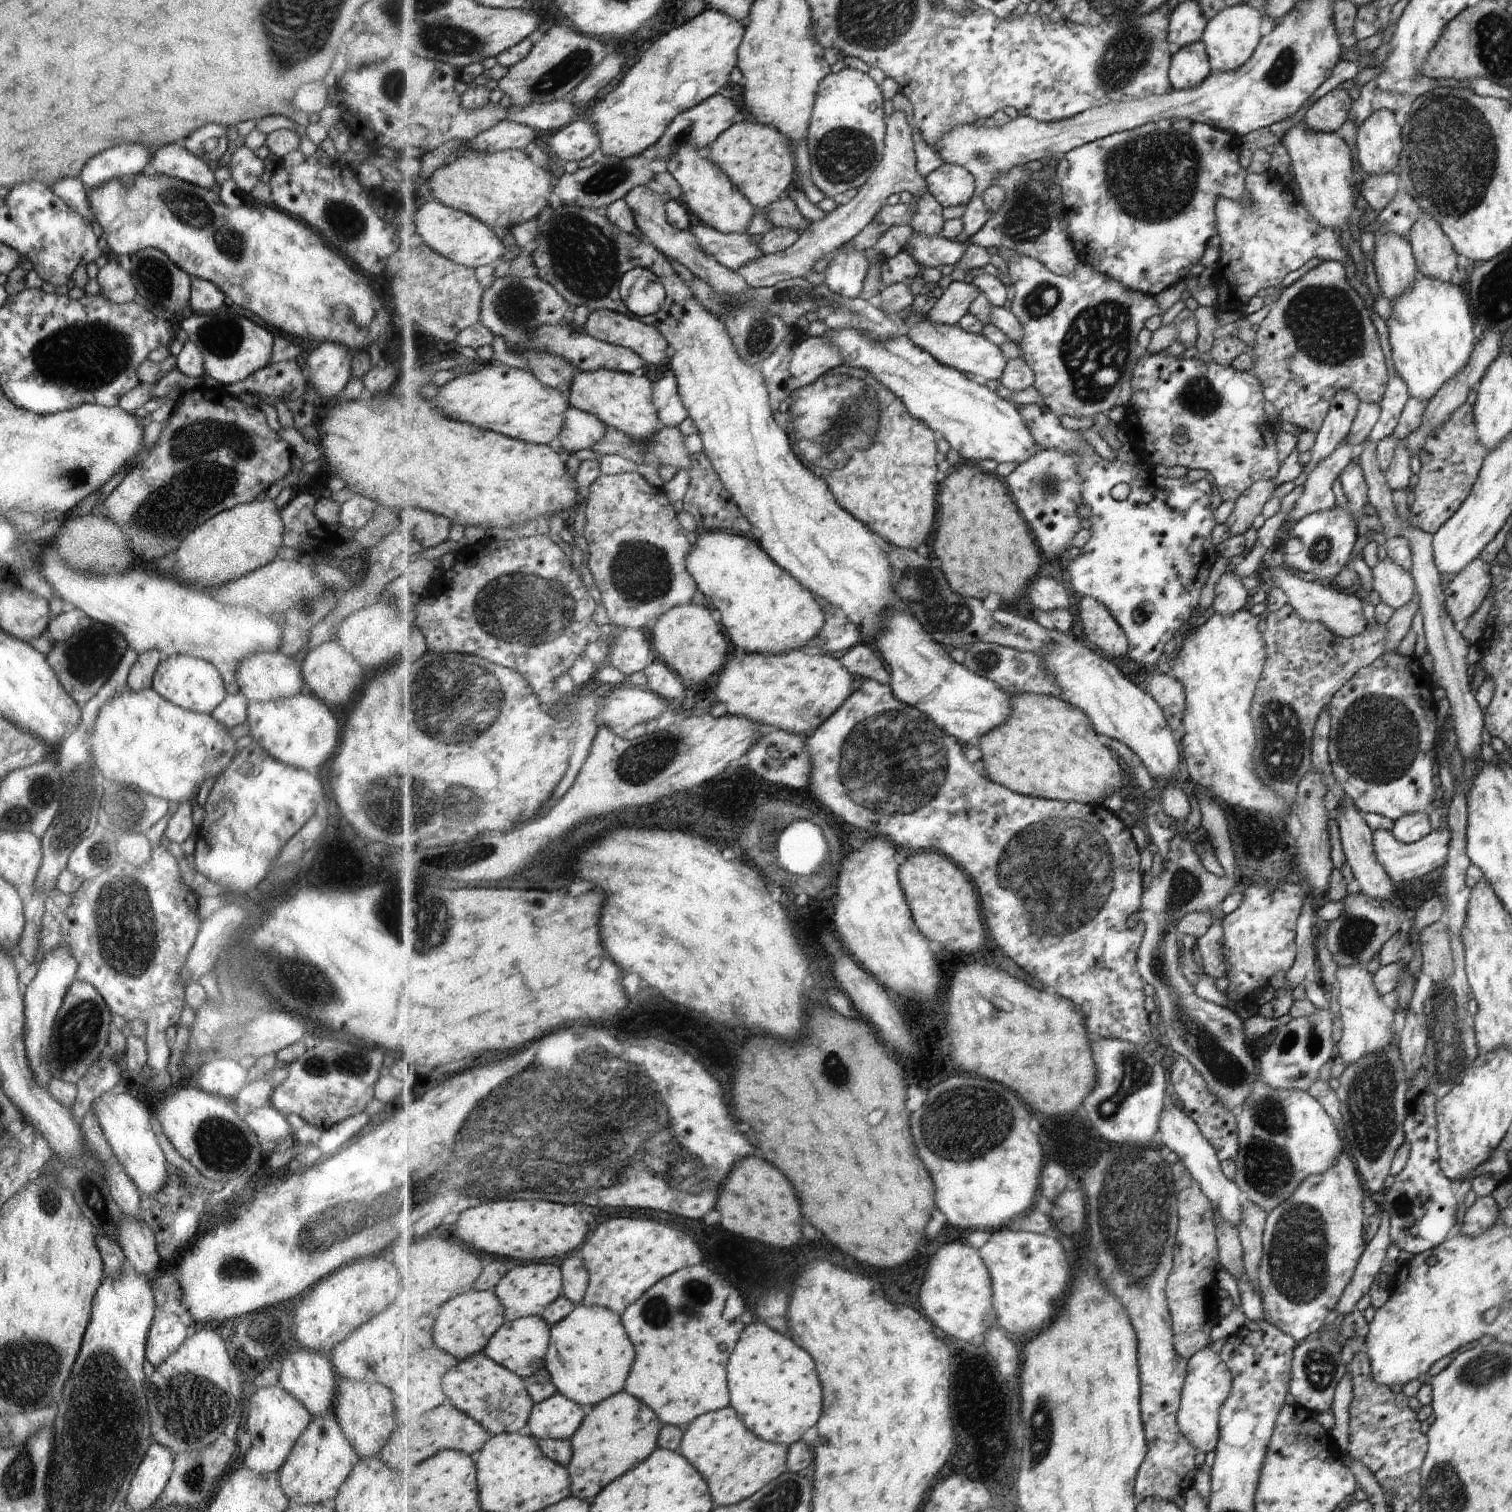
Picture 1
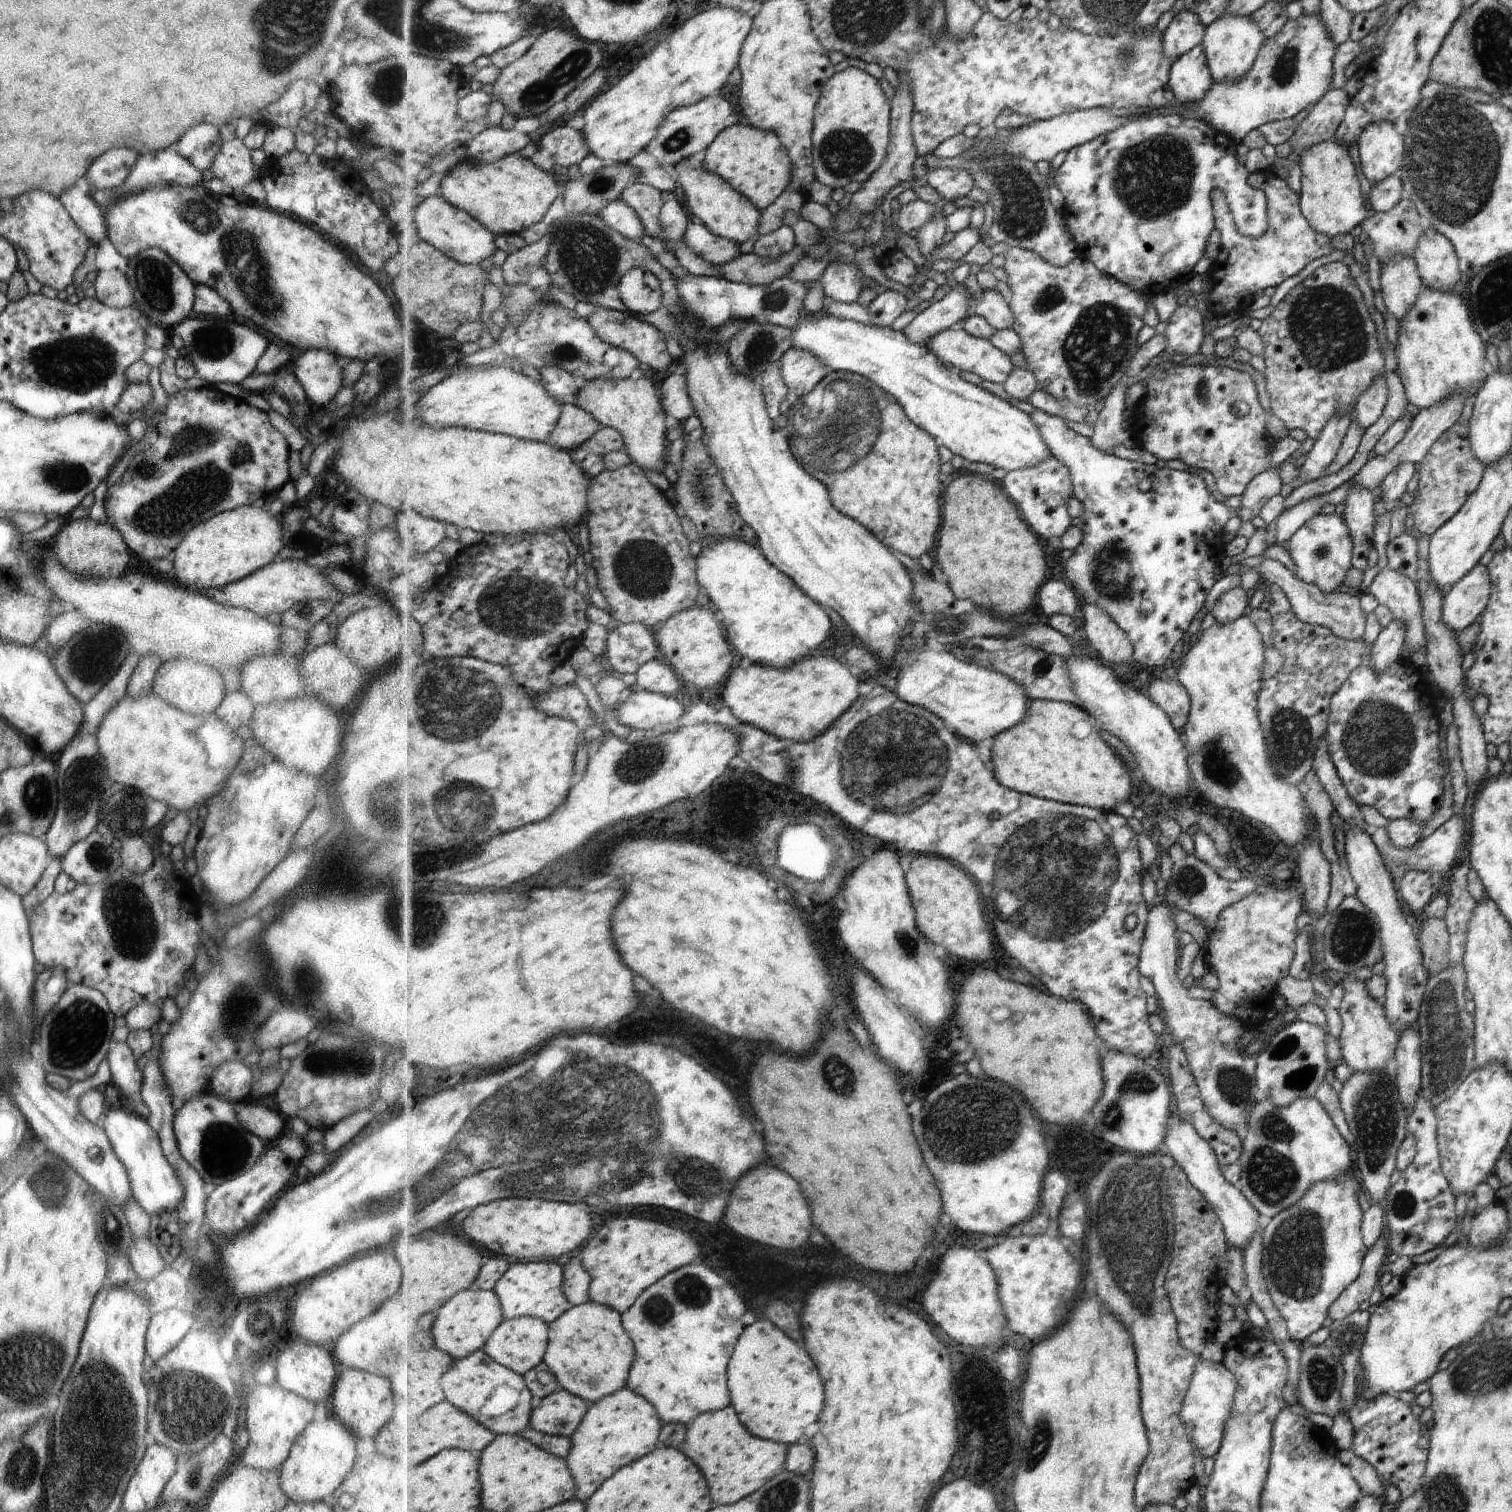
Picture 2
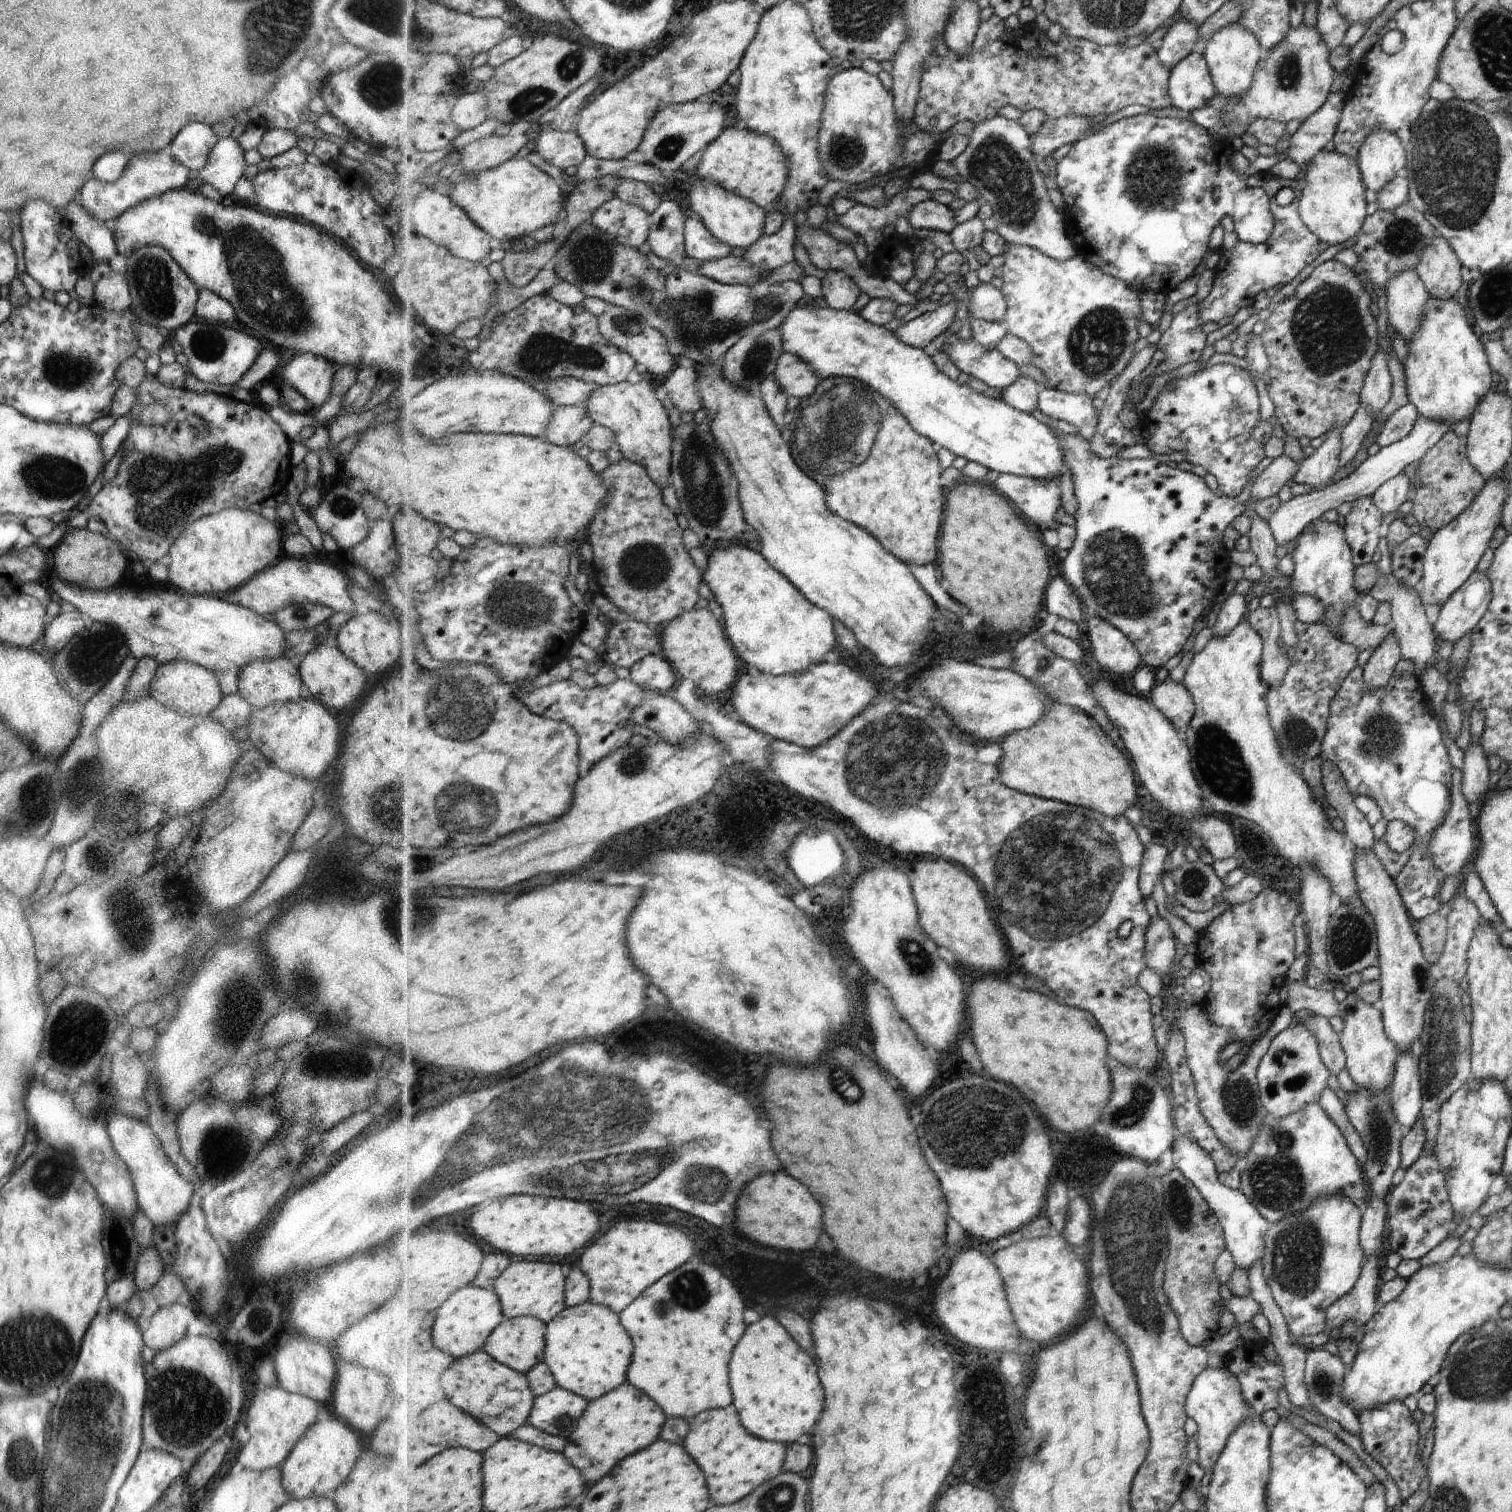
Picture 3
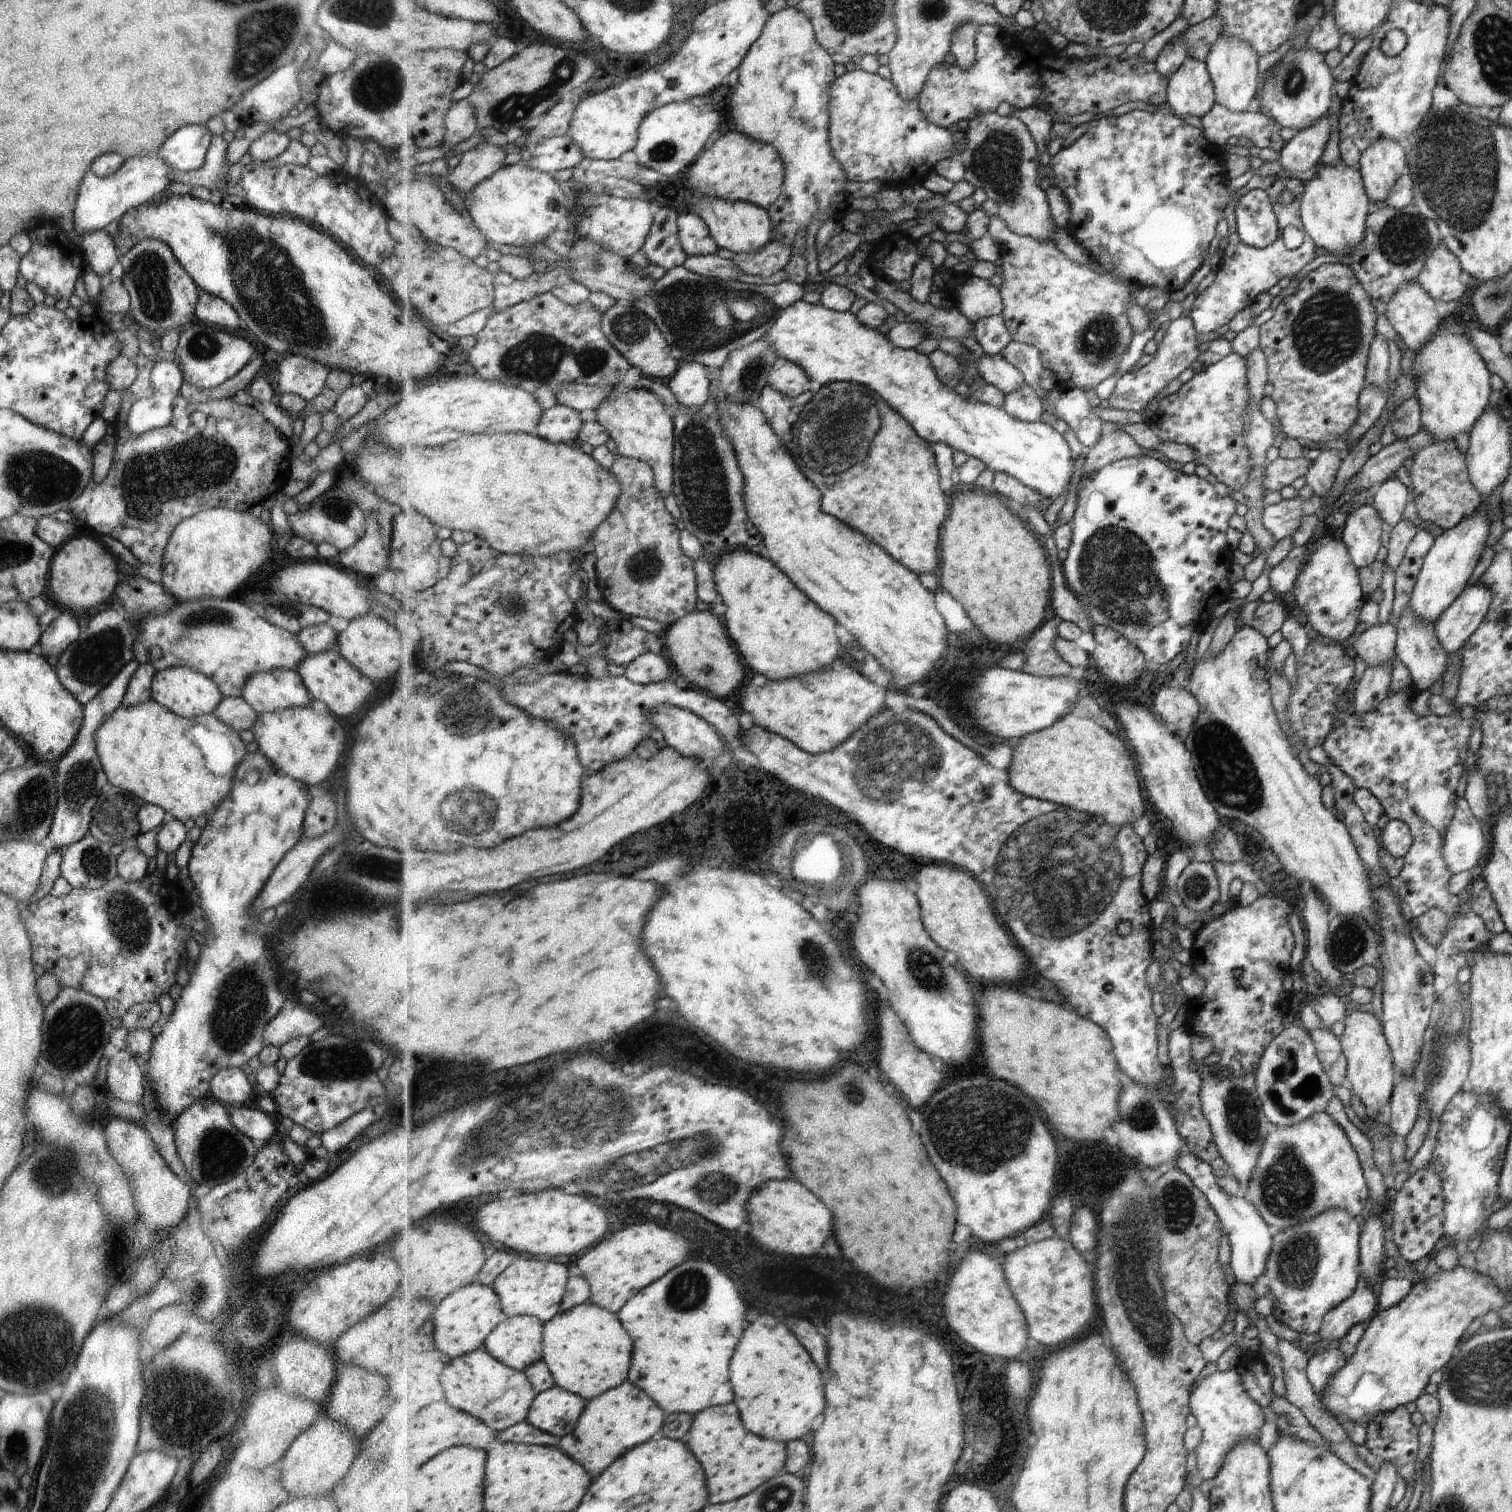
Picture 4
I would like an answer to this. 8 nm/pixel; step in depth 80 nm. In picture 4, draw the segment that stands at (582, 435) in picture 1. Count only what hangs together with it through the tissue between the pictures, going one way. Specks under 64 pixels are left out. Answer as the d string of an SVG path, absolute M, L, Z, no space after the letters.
M556 404L545 410L537 434L555 443L579 443L585 425L579 410L568 405Z

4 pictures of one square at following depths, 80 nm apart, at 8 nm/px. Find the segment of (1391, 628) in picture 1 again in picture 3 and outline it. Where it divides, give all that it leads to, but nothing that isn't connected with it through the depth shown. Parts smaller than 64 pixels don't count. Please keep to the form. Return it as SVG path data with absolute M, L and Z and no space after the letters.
M1392 633L1386 640L1382 640L1382 644L1372 652L1367 664L1363 666L1364 690L1372 692L1384 688L1390 682L1395 667L1401 659L1398 642Z

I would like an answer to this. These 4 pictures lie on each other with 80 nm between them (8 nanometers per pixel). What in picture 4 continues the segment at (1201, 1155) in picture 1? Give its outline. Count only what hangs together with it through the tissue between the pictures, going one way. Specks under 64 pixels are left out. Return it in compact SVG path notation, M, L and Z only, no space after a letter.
M1188 1150L1182 1153L1177 1160L1177 1166L1192 1178L1202 1193L1205 1193L1214 1212L1221 1217L1231 1246L1231 1267L1235 1280L1252 1286L1257 1278L1265 1278L1266 1261L1272 1248L1272 1237L1276 1229L1264 1222L1256 1207L1243 1196L1232 1196L1222 1190L1218 1186L1217 1176L1212 1172L1211 1166L1206 1161L1200 1160L1194 1153L1188 1153Z

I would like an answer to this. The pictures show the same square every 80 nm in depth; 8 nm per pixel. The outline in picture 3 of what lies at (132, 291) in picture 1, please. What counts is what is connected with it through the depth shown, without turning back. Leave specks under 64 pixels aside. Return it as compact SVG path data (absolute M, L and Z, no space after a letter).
M107 269L95 282L94 302L98 302L106 312L124 312L132 305L132 296L125 276Z

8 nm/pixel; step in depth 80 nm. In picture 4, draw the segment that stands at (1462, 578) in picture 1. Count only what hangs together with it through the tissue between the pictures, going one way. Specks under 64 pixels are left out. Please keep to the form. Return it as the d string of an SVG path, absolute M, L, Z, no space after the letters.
M1480 580L1466 585L1454 602L1437 618L1435 631L1445 652L1455 653L1466 644L1488 612L1492 593Z

